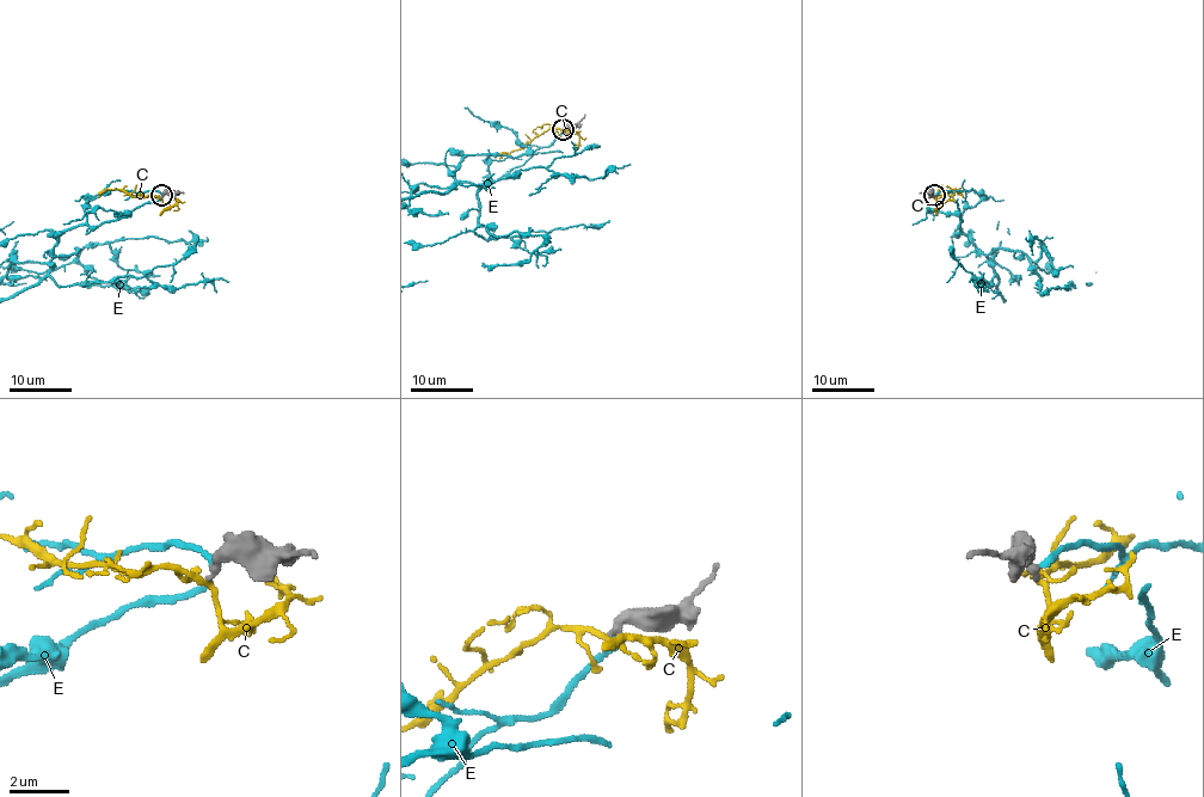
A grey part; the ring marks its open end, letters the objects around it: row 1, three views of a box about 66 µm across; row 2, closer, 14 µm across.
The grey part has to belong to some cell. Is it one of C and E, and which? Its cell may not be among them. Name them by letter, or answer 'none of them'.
E

